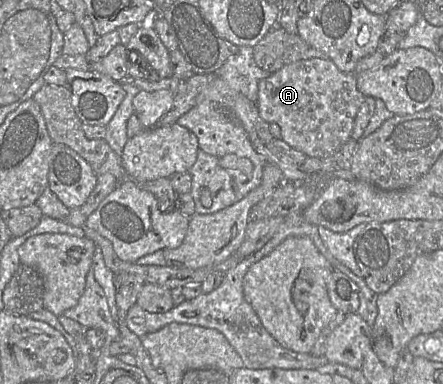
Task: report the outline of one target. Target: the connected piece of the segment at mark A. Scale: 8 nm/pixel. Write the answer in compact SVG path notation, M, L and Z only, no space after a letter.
M313 58L287 64L281 69L271 73L268 77L261 79L258 83L256 106L258 108L260 117L264 121L266 121L268 124L276 123L280 127L280 138L289 146L303 152L309 157L326 159L333 156L351 138L355 117L365 98L366 96L364 96L357 88L357 77L355 73L345 73L340 71L330 59Z

